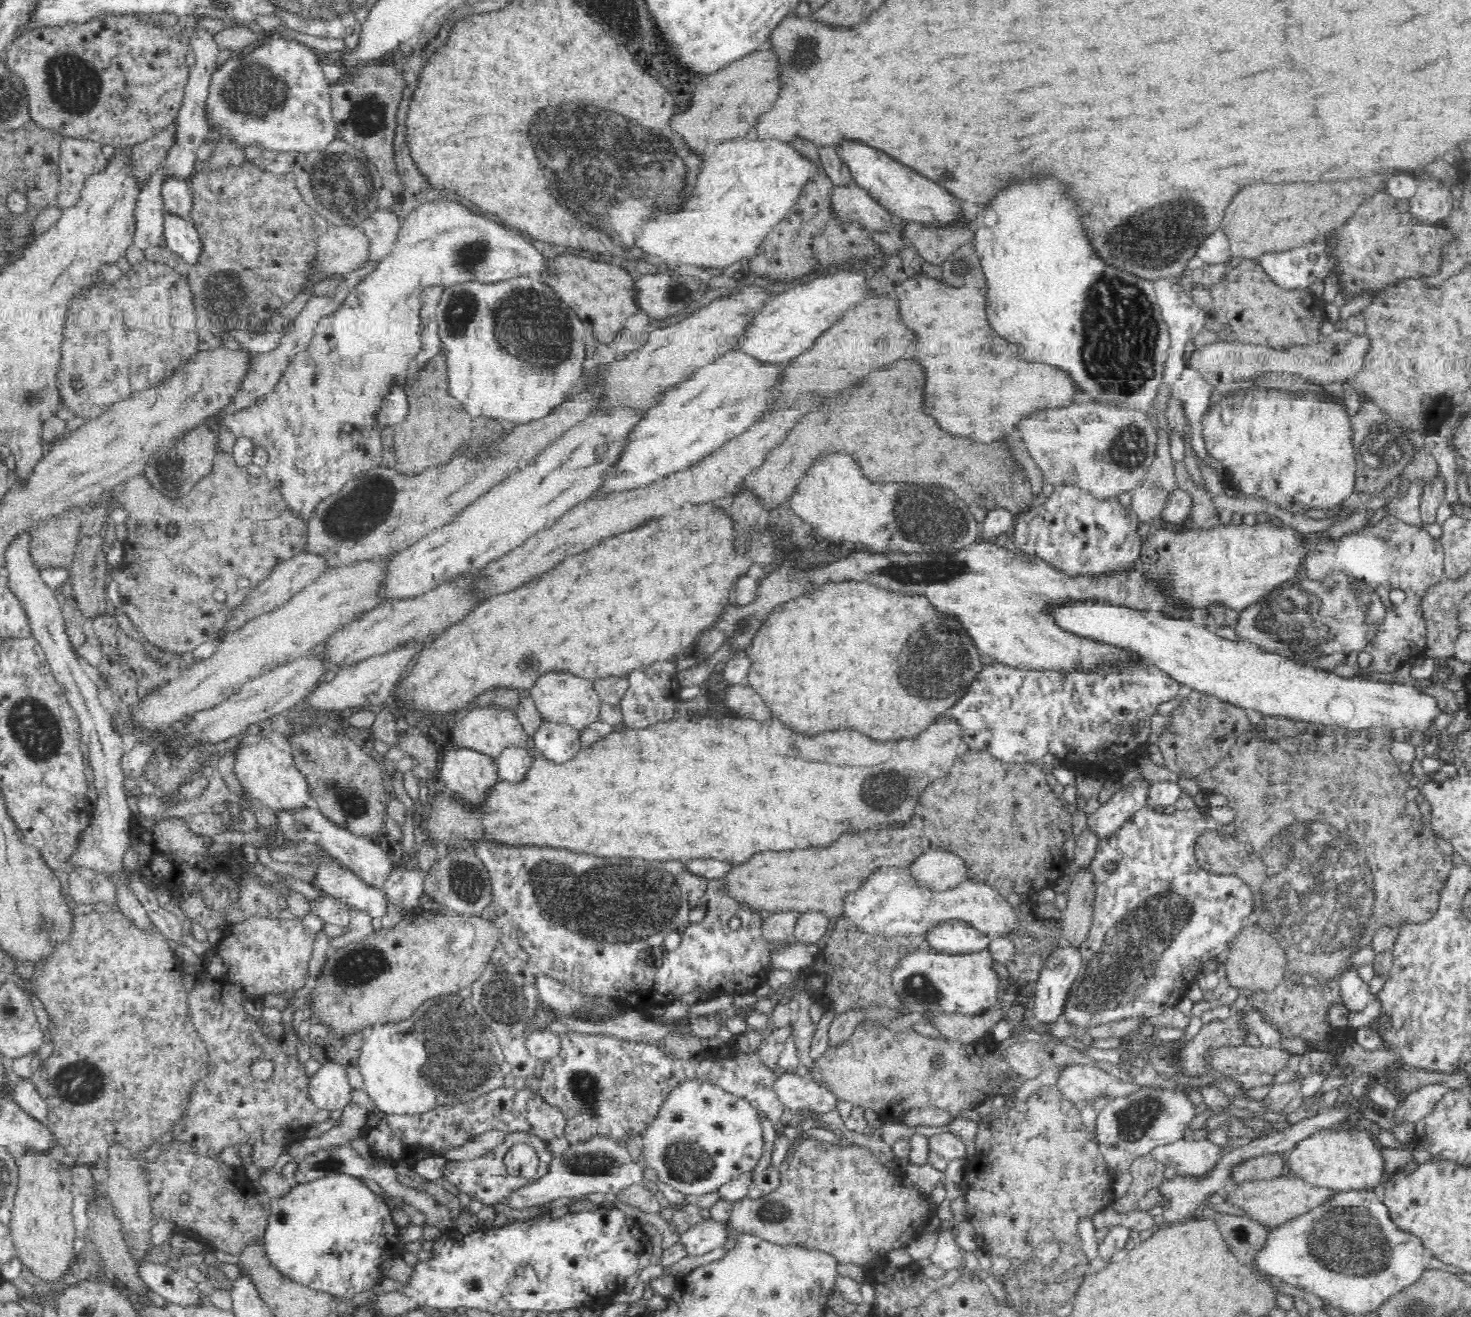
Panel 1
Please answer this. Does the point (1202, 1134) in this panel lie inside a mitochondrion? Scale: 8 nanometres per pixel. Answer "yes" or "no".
no

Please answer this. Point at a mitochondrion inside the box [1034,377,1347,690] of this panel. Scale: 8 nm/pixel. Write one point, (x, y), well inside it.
(1127, 449)

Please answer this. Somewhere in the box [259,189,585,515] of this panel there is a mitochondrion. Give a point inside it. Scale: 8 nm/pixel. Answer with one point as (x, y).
(530, 320)

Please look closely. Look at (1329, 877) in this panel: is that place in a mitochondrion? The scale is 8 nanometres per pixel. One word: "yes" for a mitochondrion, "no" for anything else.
yes

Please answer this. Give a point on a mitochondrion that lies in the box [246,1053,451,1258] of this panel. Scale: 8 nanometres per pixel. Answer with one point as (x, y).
(327, 1164)

